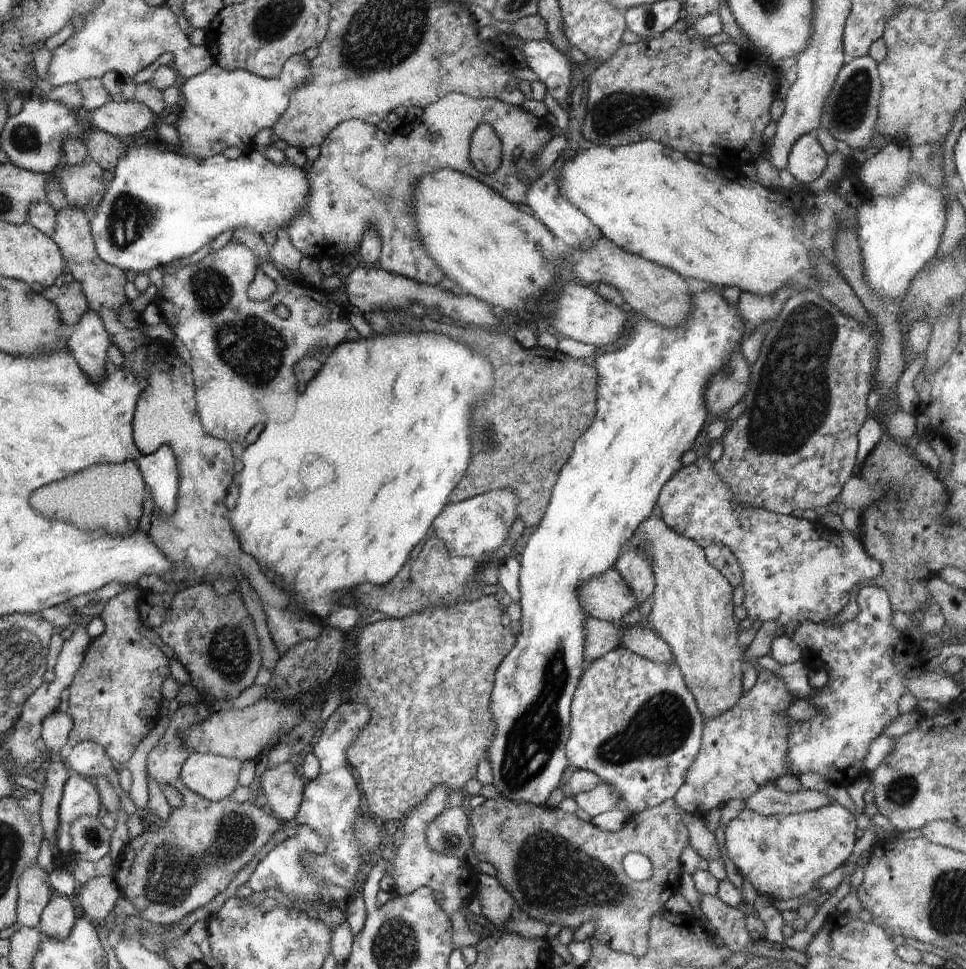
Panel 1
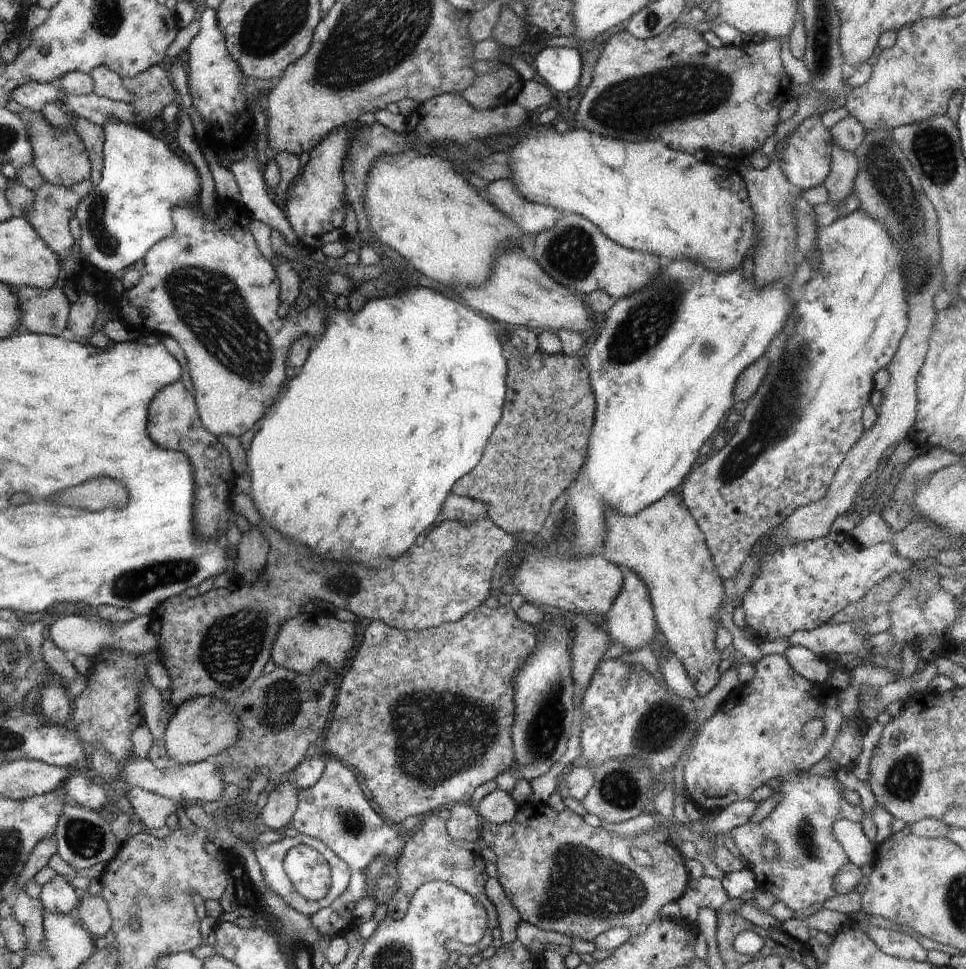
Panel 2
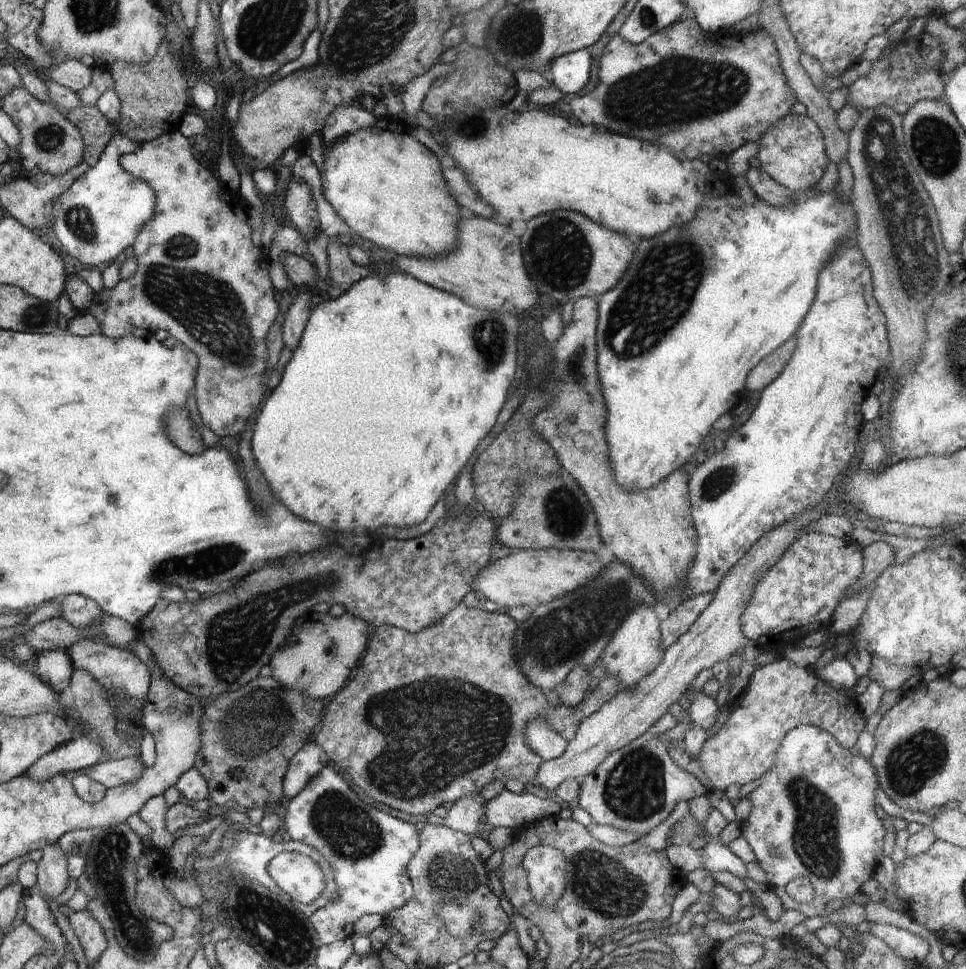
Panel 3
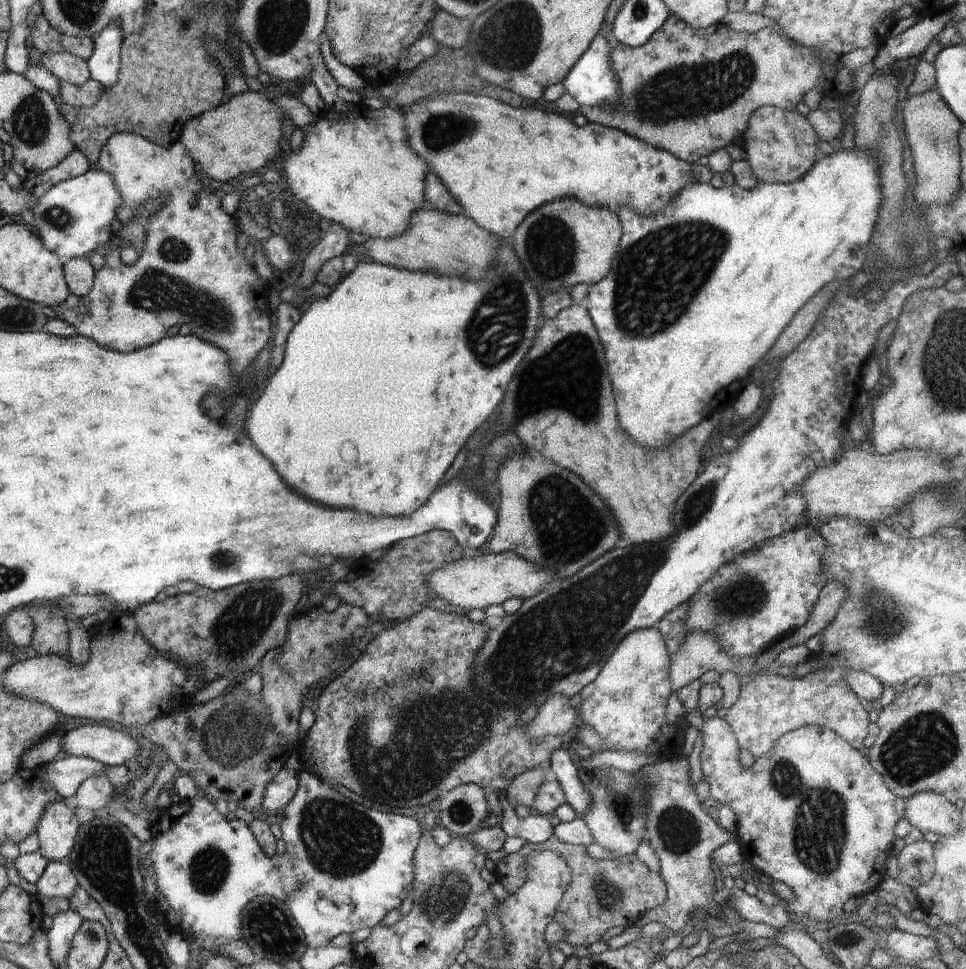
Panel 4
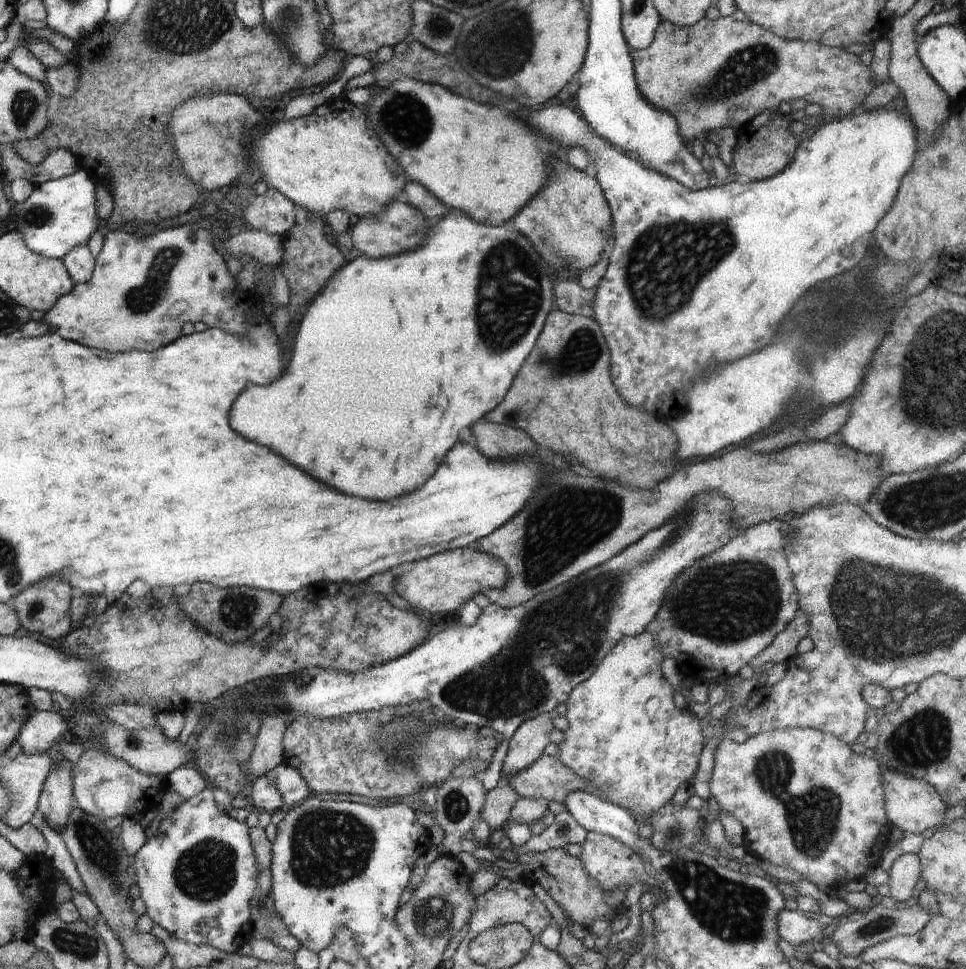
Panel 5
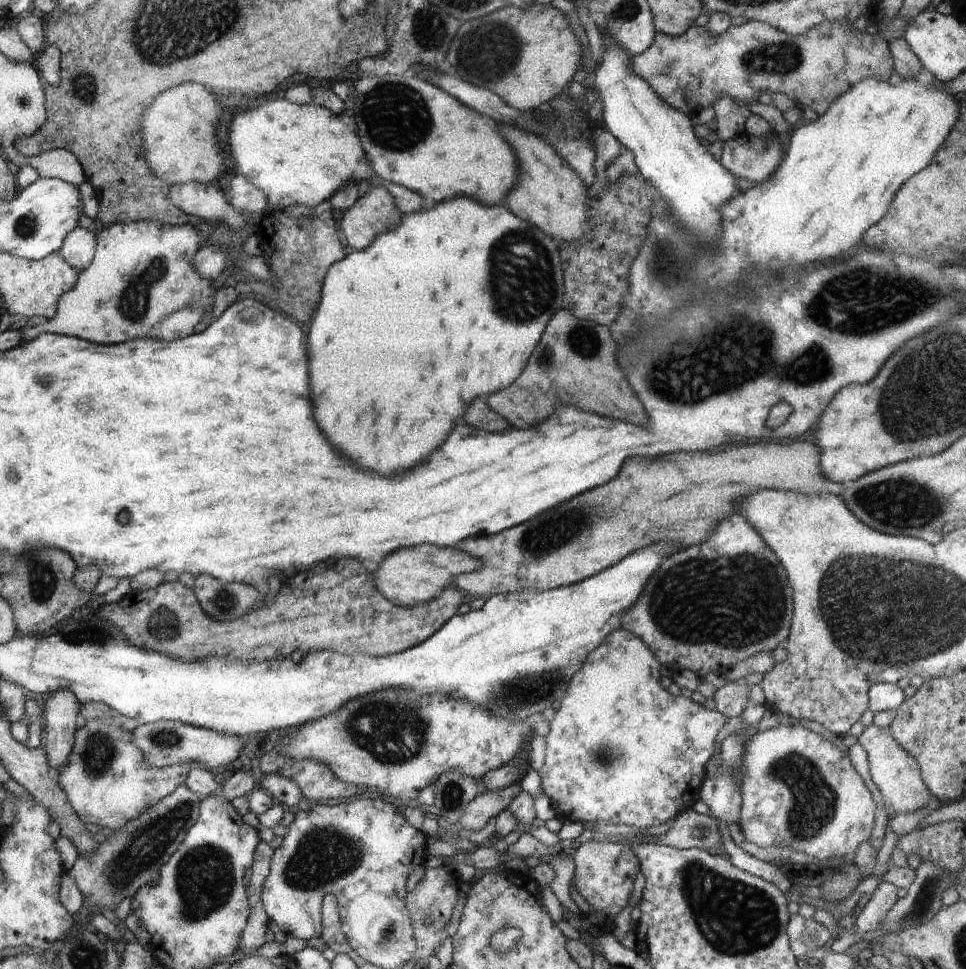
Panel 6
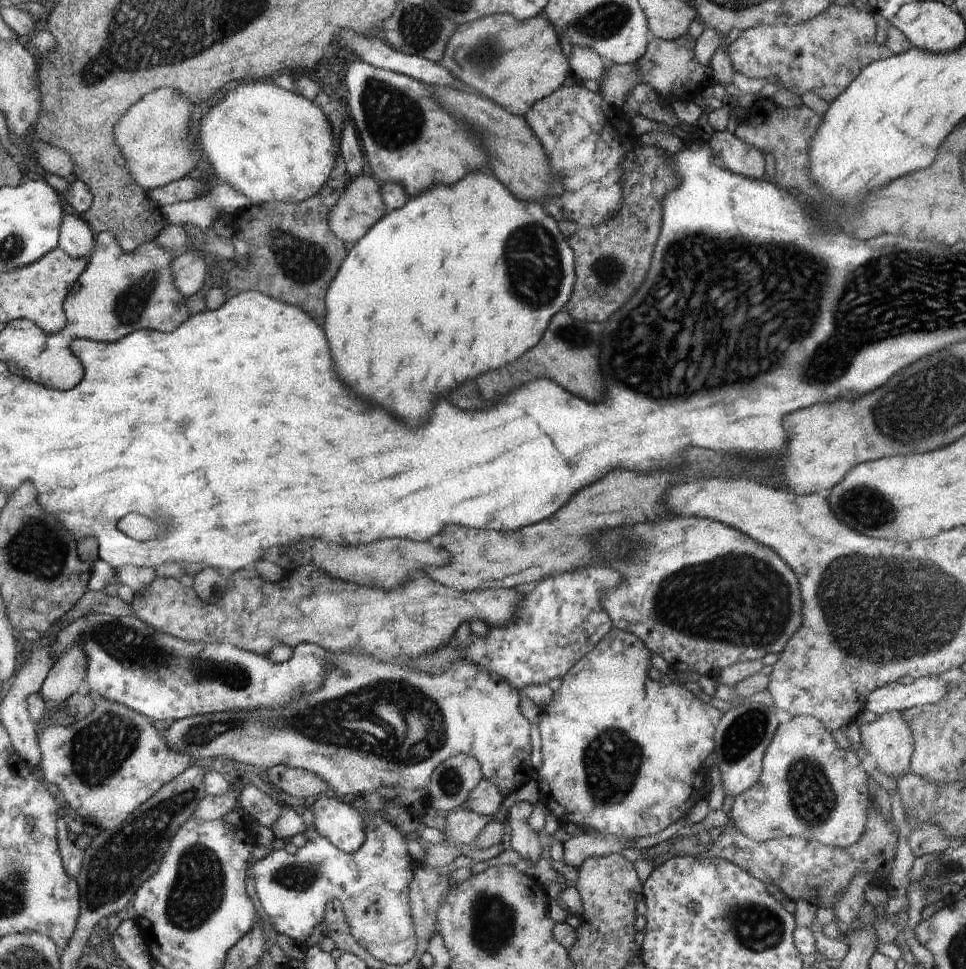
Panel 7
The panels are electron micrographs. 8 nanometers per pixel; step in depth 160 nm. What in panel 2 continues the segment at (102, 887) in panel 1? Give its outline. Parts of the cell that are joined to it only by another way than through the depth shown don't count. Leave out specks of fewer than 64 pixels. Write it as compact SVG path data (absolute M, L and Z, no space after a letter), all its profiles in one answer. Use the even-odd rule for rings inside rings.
M76 886L79 896L78 914L82 927L86 927L90 936L96 940L111 929L112 917L108 901L99 893L92 895L85 887Z

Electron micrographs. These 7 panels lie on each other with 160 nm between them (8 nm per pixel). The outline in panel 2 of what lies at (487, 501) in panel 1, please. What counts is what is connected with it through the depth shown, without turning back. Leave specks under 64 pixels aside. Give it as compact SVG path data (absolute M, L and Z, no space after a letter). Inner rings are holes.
M450 493L441 510L446 521L459 522L461 525L475 523L488 518L489 506L485 502Z

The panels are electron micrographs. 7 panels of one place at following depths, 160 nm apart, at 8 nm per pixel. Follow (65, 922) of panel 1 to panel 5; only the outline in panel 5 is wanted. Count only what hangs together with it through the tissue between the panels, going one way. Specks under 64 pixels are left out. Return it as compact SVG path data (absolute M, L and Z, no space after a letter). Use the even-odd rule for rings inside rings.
M63 756L49 770L48 778L42 787L37 809L42 812L48 826L57 833L69 821L75 804L73 798L72 763Z

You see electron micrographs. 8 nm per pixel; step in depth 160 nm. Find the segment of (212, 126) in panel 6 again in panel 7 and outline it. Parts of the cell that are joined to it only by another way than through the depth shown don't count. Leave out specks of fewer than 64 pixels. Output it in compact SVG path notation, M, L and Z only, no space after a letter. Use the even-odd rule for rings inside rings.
M162 88L133 104L114 127L115 141L127 167L146 191L188 177L196 168L197 157L188 142L188 120L192 110L194 106L178 90Z

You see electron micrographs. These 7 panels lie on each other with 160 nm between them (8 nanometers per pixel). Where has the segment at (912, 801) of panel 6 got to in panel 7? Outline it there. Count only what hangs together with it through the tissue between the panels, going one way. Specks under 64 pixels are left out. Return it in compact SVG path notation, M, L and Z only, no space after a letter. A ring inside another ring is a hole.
M891 711L880 715L873 723L860 724L861 744L876 760L876 767L882 774L891 779L900 779L911 772L913 755L913 738L911 729L904 718L904 711Z

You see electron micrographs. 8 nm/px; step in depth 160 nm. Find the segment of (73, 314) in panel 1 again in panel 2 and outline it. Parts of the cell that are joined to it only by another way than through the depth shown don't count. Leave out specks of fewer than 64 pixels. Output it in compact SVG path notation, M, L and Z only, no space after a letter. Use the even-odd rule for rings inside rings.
M20 286L15 288L15 293L23 310L21 332L53 337L65 334L71 304L62 288L54 286L44 290Z

